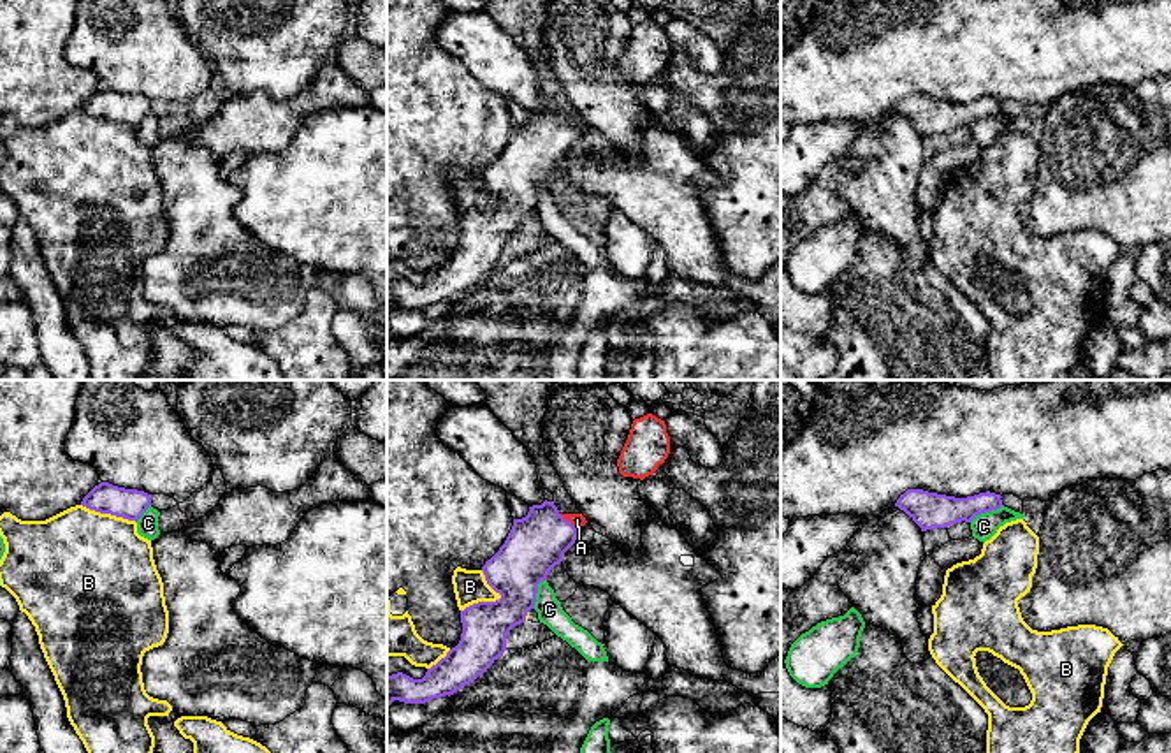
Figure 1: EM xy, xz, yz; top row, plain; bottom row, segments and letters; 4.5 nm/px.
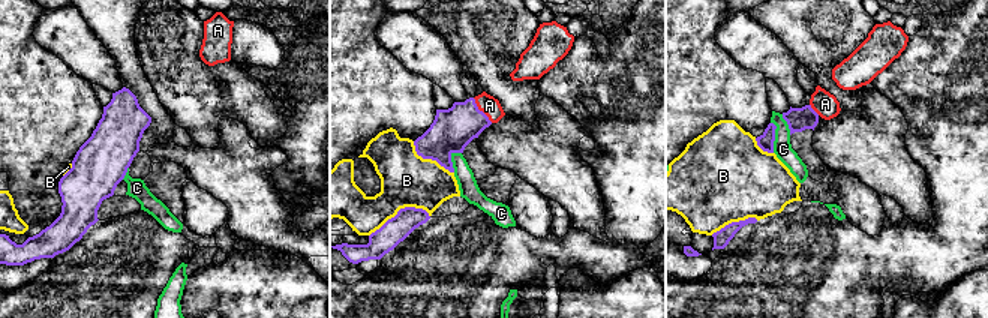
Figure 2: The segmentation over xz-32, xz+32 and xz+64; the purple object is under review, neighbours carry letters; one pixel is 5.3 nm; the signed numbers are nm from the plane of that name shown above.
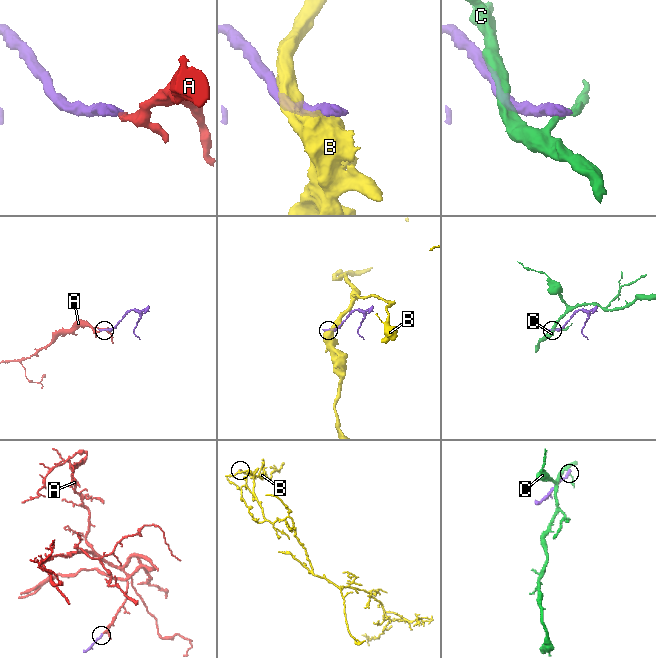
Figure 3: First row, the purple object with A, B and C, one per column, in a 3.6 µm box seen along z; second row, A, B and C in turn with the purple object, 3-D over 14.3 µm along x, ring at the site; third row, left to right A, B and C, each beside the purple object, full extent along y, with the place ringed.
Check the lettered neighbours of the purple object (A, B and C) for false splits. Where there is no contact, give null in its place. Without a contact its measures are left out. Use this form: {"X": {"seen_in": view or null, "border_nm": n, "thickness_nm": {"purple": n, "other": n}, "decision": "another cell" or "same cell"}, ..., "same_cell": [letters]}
{"A": {"seen_in": "xz", "border_nm": 130, "thickness_nm": {"purple": 260, "other": 60}, "decision": "same cell"}, "B": {"seen_in": "xz", "border_nm": 220, "thickness_nm": {"purple": 240, "other": 160}, "decision": "another cell"}, "C": {"seen_in": "yz", "border_nm": 180, "thickness_nm": {"purple": 170, "other": 120}, "decision": "another cell"}, "same_cell": ["A"]}

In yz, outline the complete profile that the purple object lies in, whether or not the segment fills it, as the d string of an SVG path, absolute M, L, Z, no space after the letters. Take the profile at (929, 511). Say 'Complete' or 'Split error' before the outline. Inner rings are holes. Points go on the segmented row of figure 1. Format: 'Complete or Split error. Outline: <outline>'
Complete. Outline: M907 489L897 500L895 507L904 510L921 531L948 528L956 523L971 523L976 515L1002 507L1002 496L995 493L979 493L967 498L955 498L923 489Z

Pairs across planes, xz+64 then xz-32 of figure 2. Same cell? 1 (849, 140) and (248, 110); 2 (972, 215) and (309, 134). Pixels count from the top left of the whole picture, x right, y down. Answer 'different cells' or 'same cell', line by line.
1: different cells
2: same cell

